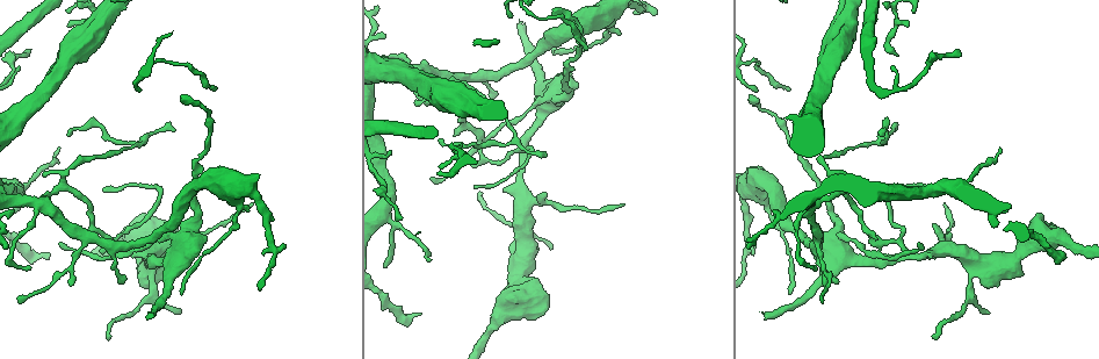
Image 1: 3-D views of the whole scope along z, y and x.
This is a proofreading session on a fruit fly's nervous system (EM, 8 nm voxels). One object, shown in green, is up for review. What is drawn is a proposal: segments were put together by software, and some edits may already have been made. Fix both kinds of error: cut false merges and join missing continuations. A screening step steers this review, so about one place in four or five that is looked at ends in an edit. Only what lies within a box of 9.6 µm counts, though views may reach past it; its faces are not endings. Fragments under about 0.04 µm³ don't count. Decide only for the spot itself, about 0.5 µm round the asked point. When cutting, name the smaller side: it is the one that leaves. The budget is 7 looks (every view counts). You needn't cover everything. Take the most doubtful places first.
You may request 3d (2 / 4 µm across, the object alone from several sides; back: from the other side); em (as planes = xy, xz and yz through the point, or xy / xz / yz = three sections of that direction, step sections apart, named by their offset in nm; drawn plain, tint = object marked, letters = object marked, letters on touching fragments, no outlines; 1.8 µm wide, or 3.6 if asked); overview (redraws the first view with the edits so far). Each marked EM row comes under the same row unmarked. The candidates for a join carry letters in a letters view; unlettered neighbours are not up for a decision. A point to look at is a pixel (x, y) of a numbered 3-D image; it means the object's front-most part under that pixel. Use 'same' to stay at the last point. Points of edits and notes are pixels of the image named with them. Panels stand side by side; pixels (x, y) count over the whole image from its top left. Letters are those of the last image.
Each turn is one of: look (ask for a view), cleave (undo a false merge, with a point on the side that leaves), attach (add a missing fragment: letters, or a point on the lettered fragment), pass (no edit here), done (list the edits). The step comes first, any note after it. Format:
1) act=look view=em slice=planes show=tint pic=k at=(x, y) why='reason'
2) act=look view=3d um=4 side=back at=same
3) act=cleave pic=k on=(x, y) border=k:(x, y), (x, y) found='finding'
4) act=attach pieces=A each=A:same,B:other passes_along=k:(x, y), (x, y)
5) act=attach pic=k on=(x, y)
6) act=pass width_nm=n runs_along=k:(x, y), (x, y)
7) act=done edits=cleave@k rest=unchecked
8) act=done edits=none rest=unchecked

act=look view=3d um=2 pic=1 at=(766, 318) why='an open end'

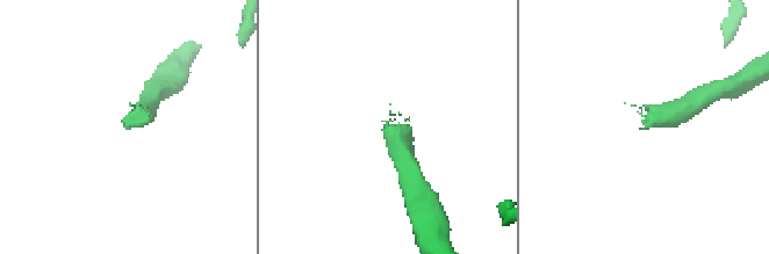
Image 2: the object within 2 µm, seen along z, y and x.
act=look view=em slice=planes show=letters pic=2 at=(125, 125) why='now the EM'

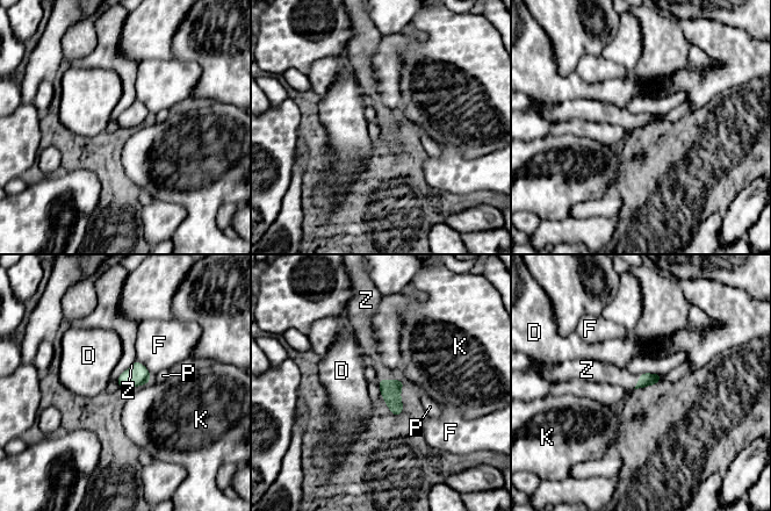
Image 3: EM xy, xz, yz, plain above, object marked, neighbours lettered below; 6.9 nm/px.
act=attach pieces=Z each=D:other,F:other,K:other,P:other,Z:same passes_along=3:(390, 390), (388, 380), (383, 373) found='the cell continues'

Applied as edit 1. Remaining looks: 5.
act=look view=overview why='see it whole again'

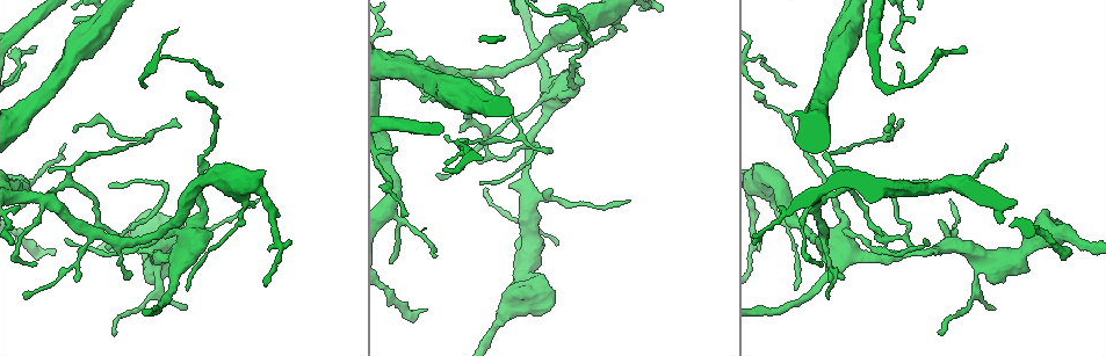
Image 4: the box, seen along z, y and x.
act=look view=3d um=2 pic=4 at=(884, 247)

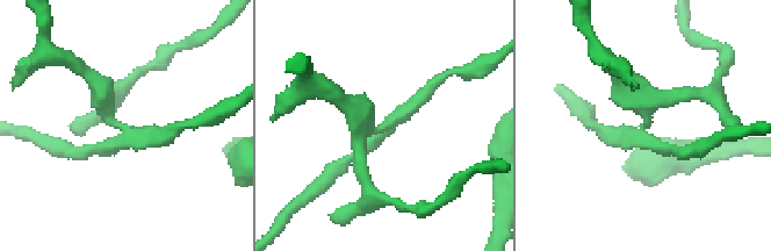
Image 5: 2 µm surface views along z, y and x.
act=look view=em slice=planes show=letters pic=5 at=(384, 126)

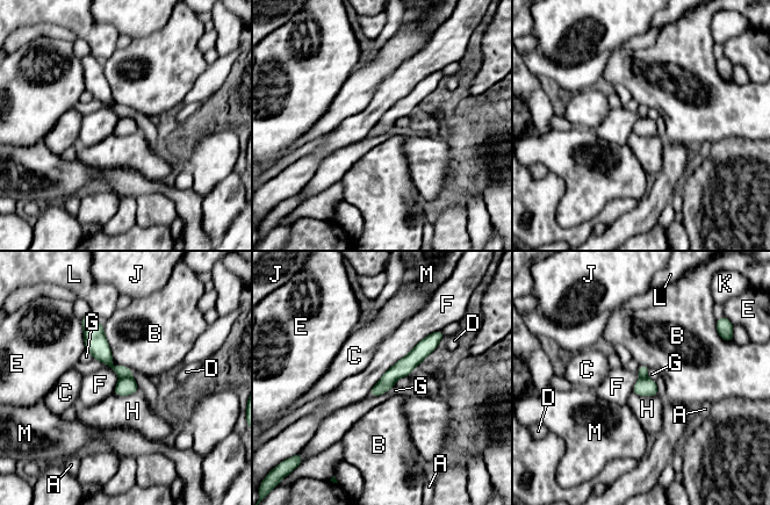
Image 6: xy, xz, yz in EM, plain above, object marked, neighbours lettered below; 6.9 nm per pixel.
act=cleave pic=6 on=(126, 386) each=A:other,B:other,C:other,D:other,E:other,F:other,G:other,H:other,J:other,K:other,L:other,M:other part_leaving=6:(436, 337), (374, 391) found='a second cell is stuck on'

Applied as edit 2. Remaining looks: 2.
act=done edits=attach@3,cleave@6 rest=unchecked

